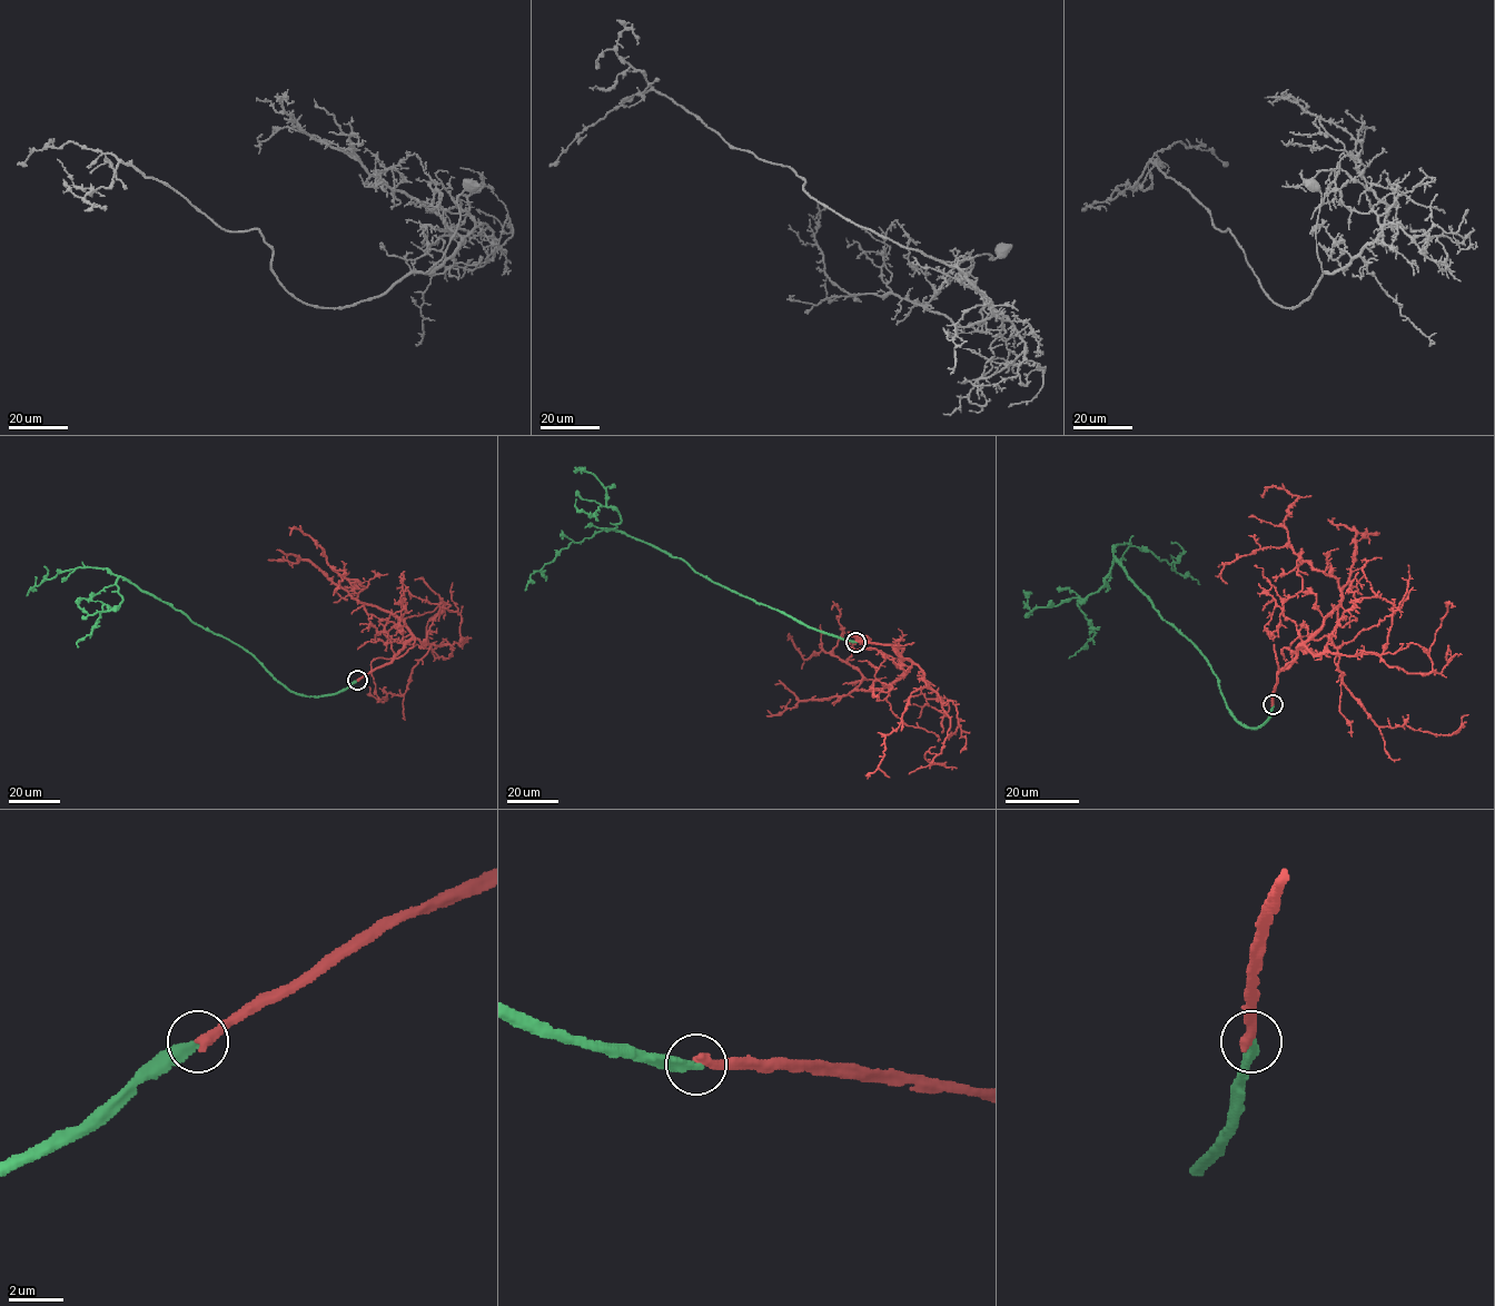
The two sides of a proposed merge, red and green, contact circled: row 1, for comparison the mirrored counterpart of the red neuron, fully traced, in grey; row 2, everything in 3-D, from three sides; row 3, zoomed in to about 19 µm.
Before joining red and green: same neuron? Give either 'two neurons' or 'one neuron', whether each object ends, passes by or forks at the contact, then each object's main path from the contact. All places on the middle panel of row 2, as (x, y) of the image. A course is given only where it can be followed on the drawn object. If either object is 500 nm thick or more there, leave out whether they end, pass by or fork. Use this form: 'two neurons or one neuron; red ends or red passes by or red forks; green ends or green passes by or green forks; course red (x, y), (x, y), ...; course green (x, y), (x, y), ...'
two neurons; red ends; green ends; course red (855, 641), (890, 644), (911, 668), (883, 688), (858, 690), (855, 668), (822, 649), (804, 659), (788, 634); course green (855, 641), (756, 603), (696, 573), (680, 558), (622, 532), (604, 530), (572, 542), (531, 575), (525, 591)

